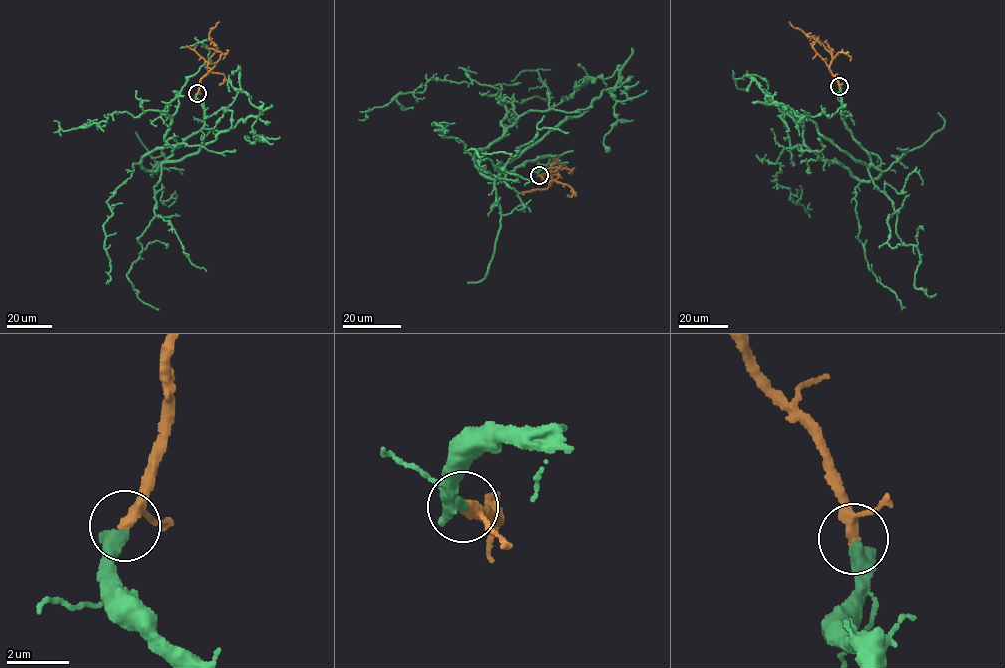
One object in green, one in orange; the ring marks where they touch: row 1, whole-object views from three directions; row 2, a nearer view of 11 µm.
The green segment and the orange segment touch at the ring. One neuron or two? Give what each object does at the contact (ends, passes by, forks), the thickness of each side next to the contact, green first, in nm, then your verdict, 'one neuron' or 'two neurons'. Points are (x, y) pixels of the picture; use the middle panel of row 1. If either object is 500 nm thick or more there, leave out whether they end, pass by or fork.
500 nm thick on the green side, 280 nm on the other; one neuron

